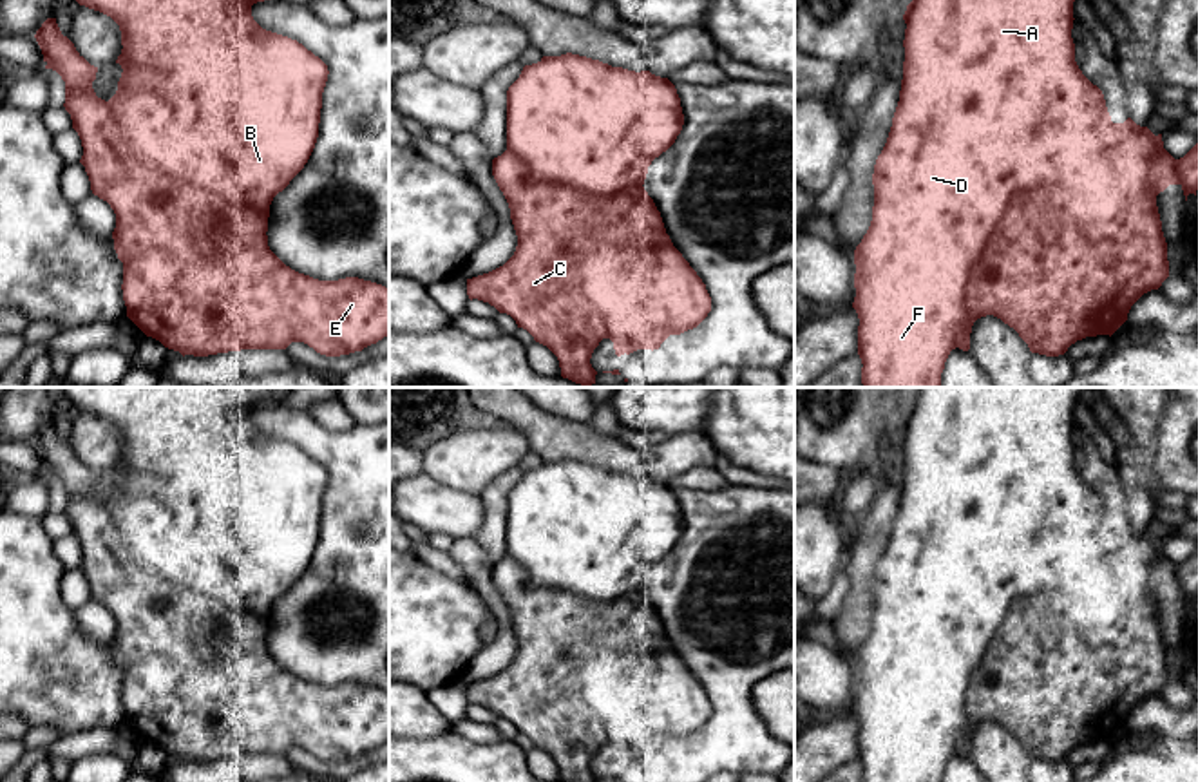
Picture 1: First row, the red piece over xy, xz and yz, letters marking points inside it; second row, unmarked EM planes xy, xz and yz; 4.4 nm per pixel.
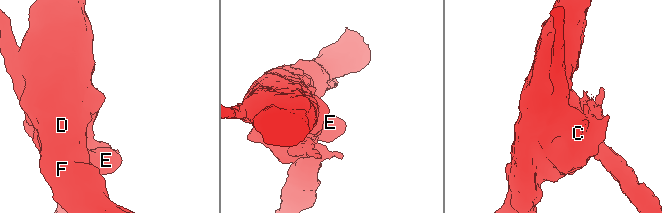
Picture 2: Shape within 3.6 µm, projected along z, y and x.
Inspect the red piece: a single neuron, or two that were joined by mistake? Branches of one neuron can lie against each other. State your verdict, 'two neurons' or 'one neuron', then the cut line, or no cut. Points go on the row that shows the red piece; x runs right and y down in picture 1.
two neurons; cut in yz along (1155, 196), (1088, 219), (1016, 194), (956, 346)

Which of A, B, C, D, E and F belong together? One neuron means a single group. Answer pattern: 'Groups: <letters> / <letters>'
Groups: A B D F / C E

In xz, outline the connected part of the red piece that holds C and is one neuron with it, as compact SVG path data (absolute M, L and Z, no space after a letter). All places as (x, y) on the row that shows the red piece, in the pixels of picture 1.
M509 148L492 159L492 176L503 192L518 235L514 255L499 268L467 279L469 299L510 315L518 328L547 346L559 360L561 377L581 386L595 384L590 358L604 339L604 324L579 288L579 279L597 259L601 248L619 244L635 261L641 253L666 243L661 212L644 186L615 196L594 196L572 186L537 181L528 167Z

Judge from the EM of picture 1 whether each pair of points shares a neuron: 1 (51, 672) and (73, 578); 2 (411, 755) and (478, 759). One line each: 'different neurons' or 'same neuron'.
1: different neurons
2: same neuron

